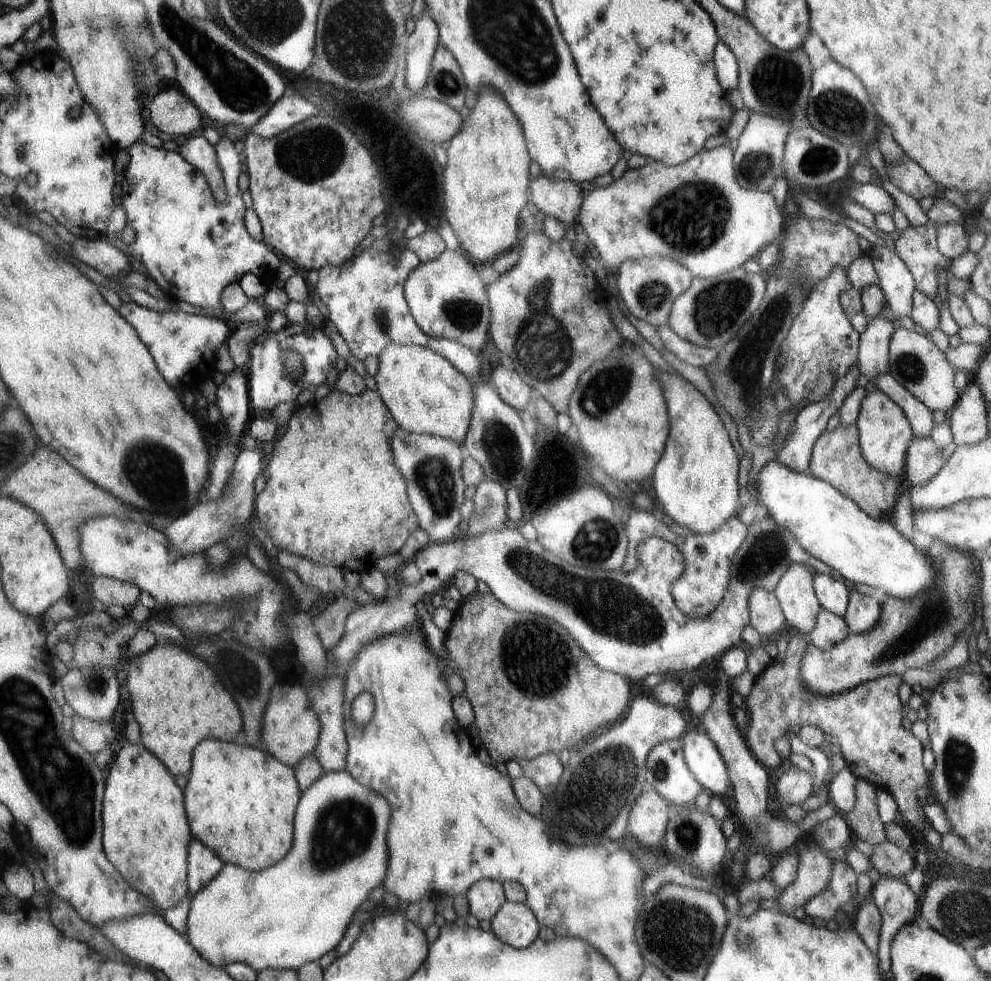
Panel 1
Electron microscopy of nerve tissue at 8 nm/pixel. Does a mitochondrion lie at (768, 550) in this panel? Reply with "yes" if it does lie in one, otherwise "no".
yes

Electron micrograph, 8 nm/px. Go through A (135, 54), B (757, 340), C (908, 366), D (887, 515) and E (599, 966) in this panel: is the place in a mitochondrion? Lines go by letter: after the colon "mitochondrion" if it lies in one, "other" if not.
A: mitochondrion
B: mitochondrion
C: mitochondrion
D: other
E: other

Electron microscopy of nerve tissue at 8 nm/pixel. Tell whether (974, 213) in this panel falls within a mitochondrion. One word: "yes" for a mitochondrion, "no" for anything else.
no

